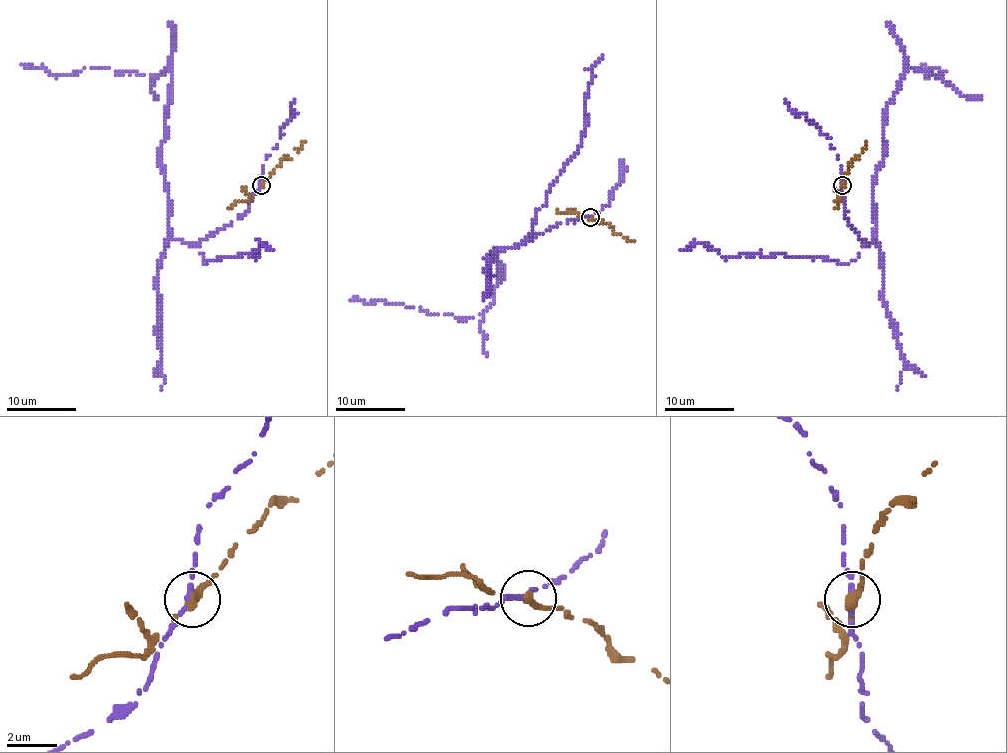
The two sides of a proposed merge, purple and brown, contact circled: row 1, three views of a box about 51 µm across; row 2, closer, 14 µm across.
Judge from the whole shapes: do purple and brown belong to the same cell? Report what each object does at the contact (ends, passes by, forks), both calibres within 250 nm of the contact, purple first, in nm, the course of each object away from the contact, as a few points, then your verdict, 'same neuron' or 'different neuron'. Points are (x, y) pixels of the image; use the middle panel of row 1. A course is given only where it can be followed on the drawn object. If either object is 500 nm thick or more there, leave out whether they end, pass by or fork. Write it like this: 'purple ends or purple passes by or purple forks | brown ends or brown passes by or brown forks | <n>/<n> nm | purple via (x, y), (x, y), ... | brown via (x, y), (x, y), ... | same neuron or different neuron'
purple passes by | brown ends | 200/400 nm | purple via (589, 217), (495, 249), (488, 261), (495, 259), (502, 278), (481, 315), (465, 320), (398, 303), (351, 301) | brown via (589, 217), (633, 242) | different neuron

